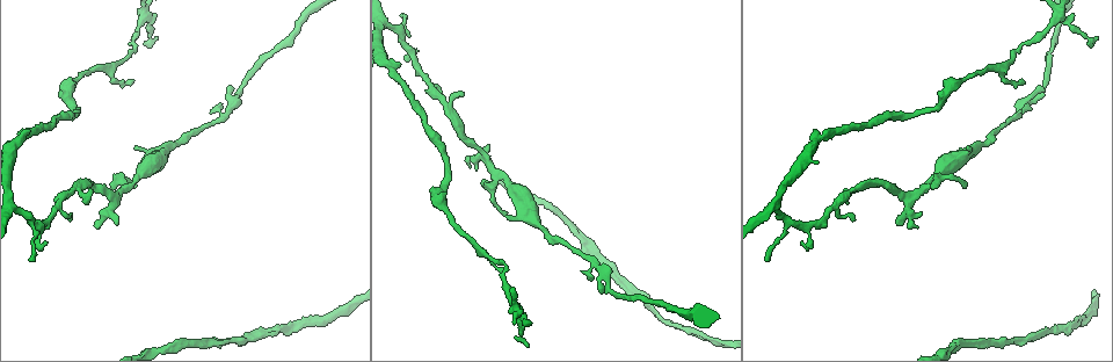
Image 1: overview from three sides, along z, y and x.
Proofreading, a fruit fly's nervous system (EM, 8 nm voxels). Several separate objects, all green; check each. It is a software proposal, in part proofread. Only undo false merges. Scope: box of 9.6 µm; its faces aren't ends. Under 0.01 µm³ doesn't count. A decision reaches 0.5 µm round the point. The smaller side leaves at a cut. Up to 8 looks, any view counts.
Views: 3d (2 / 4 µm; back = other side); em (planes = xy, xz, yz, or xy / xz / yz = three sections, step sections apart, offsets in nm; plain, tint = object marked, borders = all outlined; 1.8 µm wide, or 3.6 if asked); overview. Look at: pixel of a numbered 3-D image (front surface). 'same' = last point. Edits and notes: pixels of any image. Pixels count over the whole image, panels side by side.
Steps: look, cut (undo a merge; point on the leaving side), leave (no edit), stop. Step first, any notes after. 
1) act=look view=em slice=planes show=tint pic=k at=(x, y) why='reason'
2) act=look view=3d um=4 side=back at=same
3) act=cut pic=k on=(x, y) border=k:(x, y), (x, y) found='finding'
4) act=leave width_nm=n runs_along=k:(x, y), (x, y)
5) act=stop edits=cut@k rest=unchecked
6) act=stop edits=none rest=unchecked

act=look view=em slice=planes show=plain pic=1 at=(142, 17) why='sharp bend'

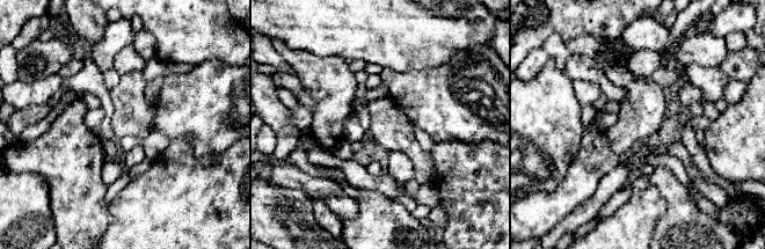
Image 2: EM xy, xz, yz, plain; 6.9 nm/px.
act=look view=em slice=planes show=tint at=same

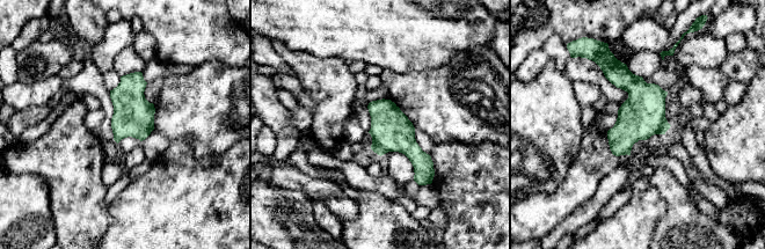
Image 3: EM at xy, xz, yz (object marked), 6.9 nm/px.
act=leave width_nm=280 found='continuous, no second neuron'

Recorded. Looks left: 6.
act=look view=em slice=planes show=tint pic=1 at=(74, 82) why='sudden change in width'

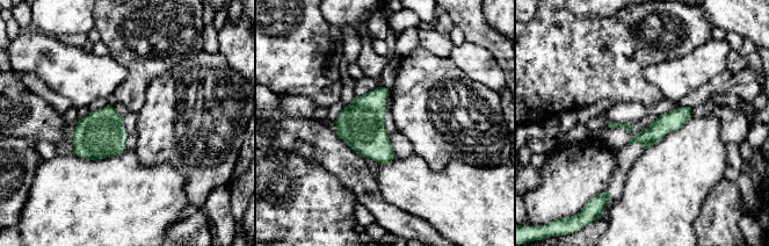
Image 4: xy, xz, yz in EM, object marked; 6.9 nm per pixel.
act=leave width_nm=140 runs_along=4:(687, 110), (648, 137), (633, 140) found='continuous, no second neuron'

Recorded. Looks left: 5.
act=look view=3d um=2 pic=1 at=(405, 42) why='arms part here'

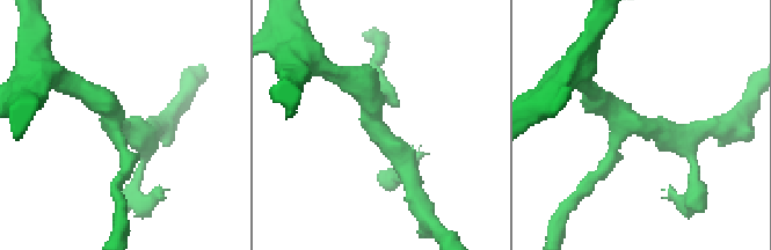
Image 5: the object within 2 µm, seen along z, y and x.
act=look view=em slice=planes show=tint pic=5 at=(375, 114) why='now the EM'

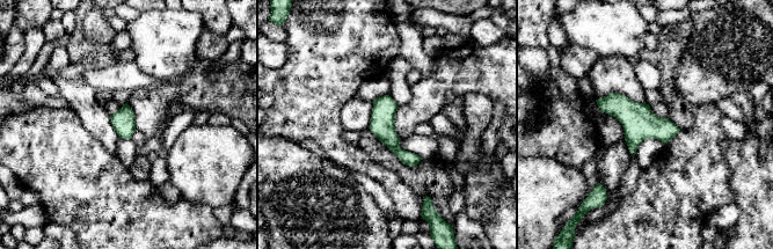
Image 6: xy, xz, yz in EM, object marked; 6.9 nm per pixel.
act=leave runs_along=6:(378, 101), (385, 132), (414, 162) found='one neuron here'

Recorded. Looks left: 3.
act=look view=3d um=4 pic=1 at=(488, 164) why='sudden change in width'

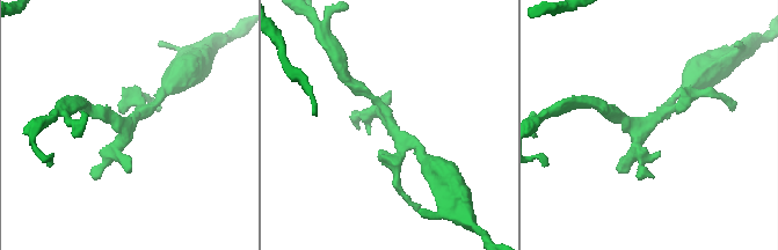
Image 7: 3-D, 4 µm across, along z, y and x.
act=look view=em slice=planes show=tint pic=7 at=(648, 125) why='now the EM'

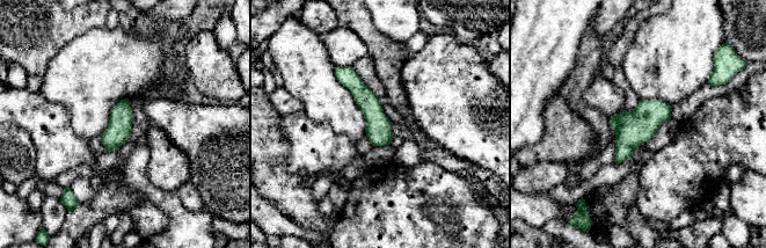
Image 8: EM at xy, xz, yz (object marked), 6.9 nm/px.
act=leave runs_along=8:(341, 71), (371, 106), (387, 141) found='all the same neuron'

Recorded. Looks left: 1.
act=stop edits=none rest=unchecked

